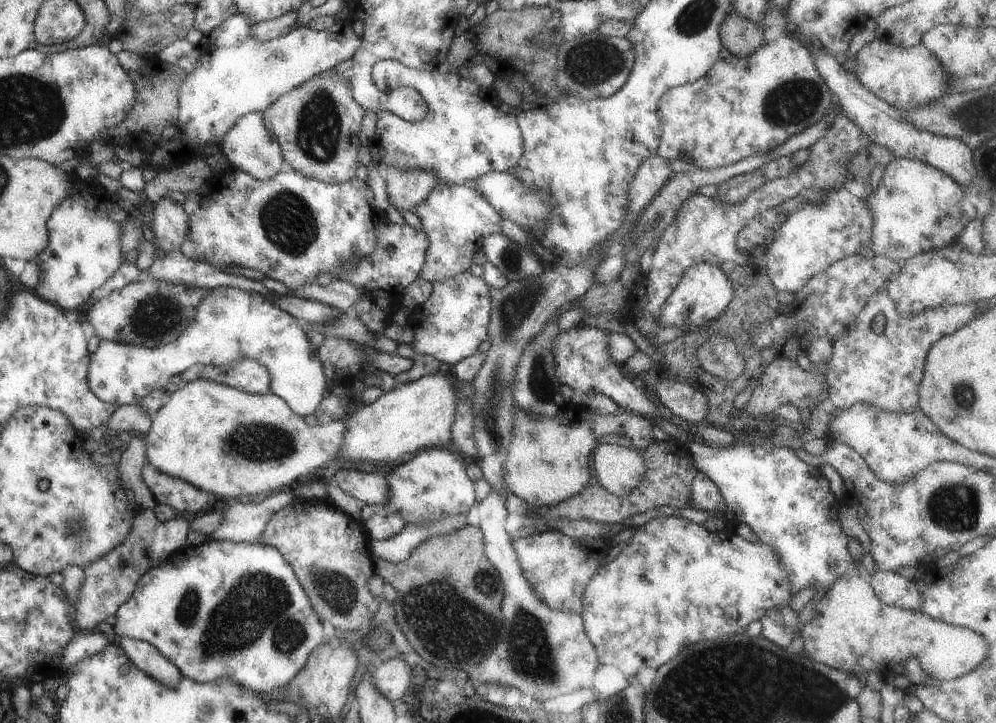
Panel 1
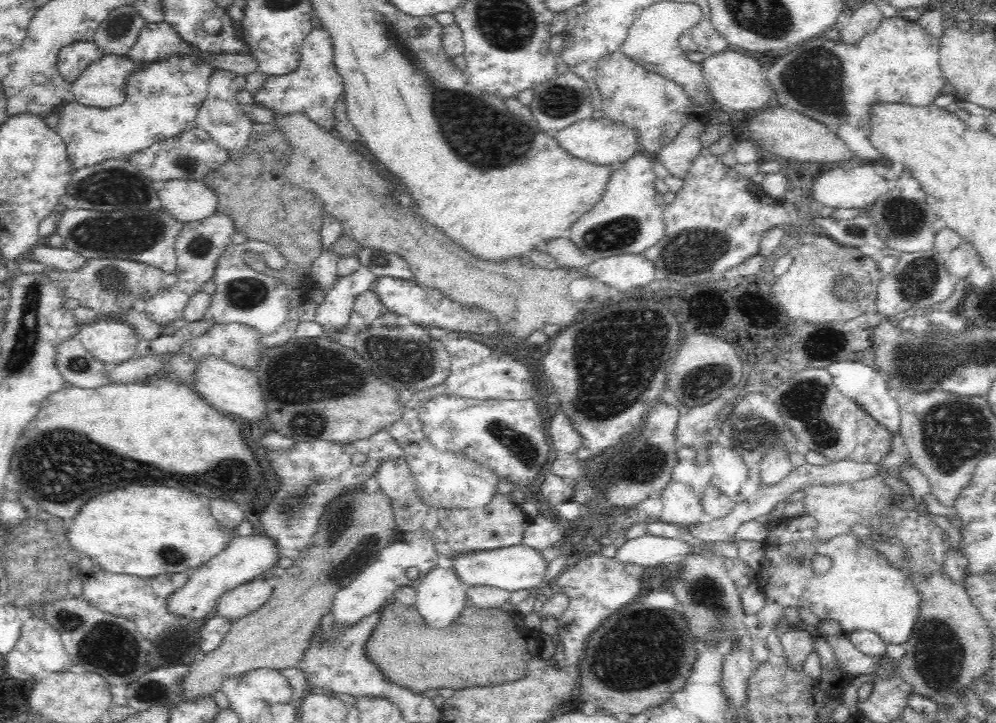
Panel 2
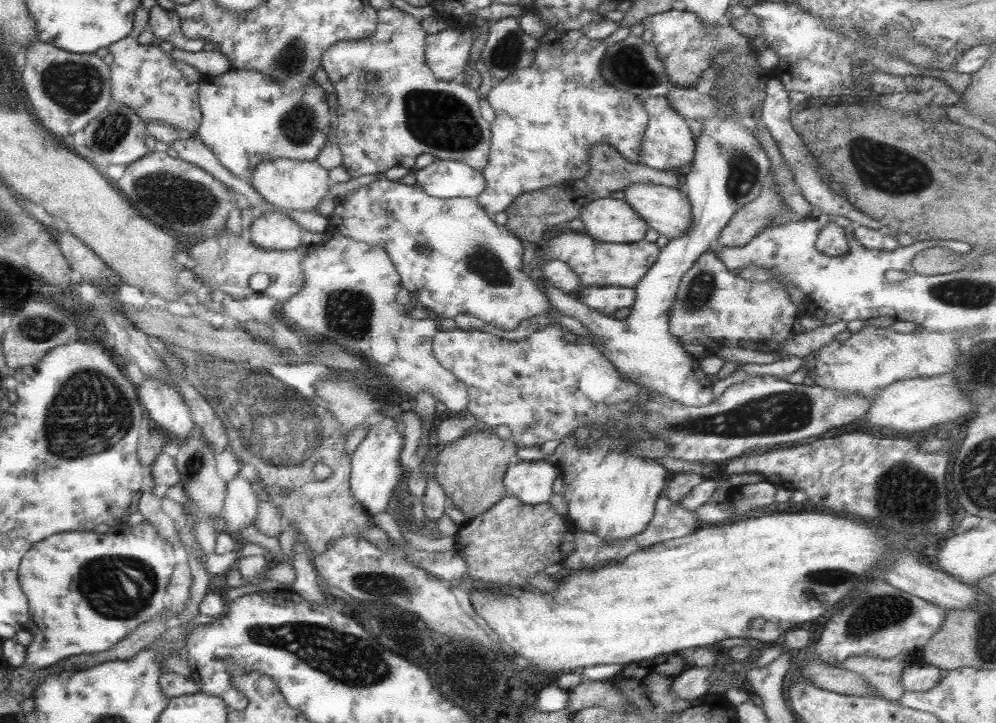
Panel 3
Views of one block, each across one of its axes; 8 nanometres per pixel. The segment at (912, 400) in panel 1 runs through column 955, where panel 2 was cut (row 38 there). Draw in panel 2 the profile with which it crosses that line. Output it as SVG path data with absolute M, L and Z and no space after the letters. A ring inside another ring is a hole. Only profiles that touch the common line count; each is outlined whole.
M317 25L302 41L296 70L280 76L269 76L254 96L254 103L282 113L303 112L319 126L332 130L333 110L336 101L343 96L343 82L336 72L333 46L329 34Z

